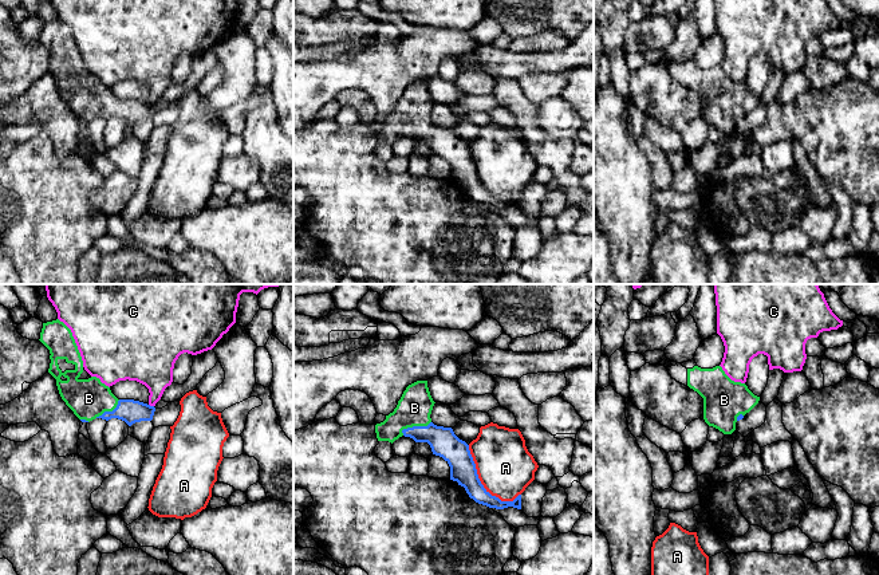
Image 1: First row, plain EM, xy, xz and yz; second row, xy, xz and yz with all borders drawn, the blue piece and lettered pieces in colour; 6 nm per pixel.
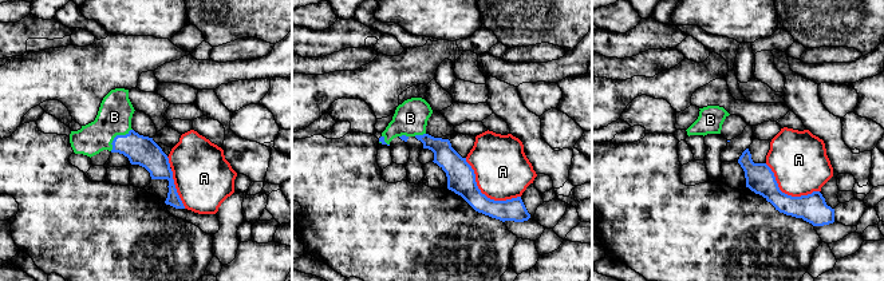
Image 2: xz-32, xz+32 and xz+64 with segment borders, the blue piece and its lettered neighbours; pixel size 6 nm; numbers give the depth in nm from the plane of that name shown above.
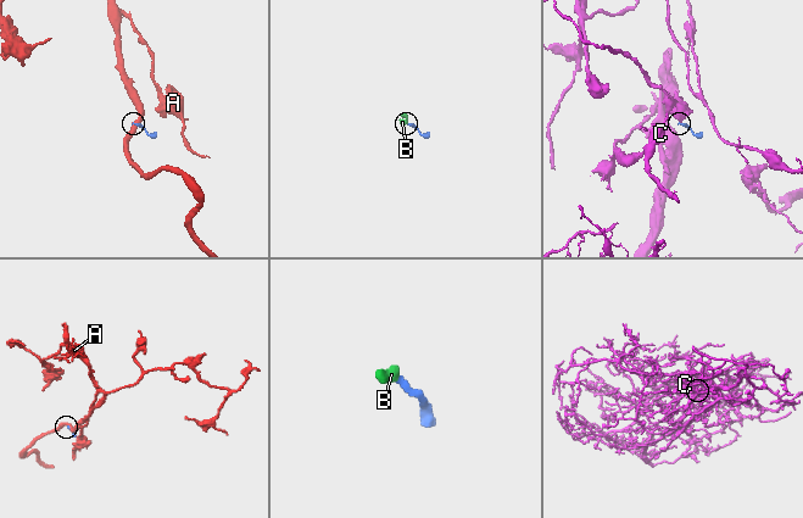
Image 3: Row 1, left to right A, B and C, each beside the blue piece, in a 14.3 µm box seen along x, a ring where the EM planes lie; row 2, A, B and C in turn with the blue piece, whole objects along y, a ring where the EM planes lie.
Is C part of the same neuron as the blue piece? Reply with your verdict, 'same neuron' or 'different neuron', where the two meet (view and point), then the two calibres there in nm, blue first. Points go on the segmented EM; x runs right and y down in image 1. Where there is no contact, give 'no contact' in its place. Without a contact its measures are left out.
different neuron | xy (152, 406) | 140/260 nm

